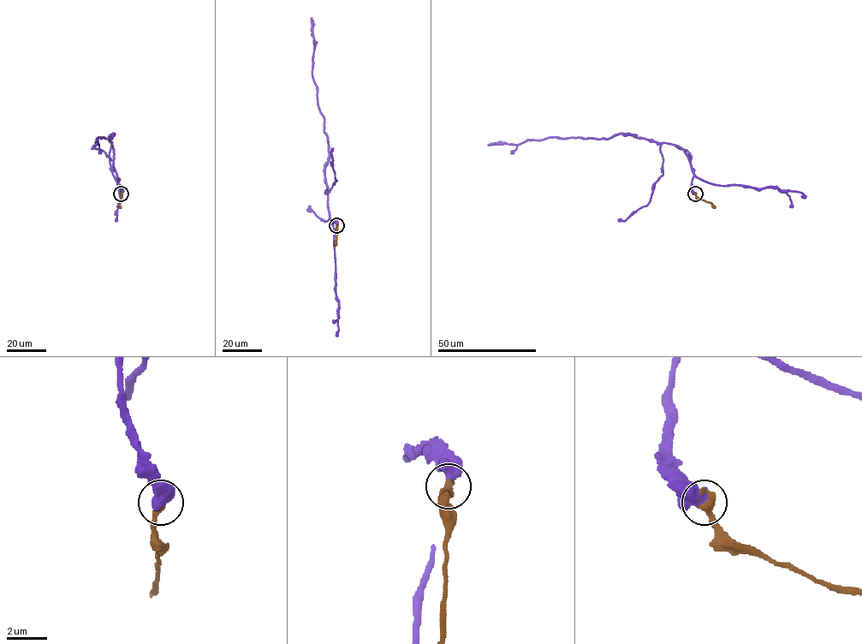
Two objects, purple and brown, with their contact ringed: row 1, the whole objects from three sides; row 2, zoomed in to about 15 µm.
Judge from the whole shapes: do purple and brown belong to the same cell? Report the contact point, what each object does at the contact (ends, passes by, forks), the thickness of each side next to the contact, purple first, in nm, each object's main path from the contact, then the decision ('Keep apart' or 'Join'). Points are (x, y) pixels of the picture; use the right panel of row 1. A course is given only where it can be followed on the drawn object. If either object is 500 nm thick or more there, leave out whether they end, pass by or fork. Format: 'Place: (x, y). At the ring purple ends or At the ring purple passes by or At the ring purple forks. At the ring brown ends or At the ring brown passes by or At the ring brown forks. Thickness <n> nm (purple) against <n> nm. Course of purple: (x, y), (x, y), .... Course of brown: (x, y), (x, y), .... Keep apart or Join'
Place: (695, 193). Thickness 600 nm (purple) against 480 nm. Course of purple: (695, 193), (689, 157), (670, 144), (618, 134), (608, 139), (549, 137), (518, 144), (487, 145). Course of brown: (695, 193), (715, 208). Join

